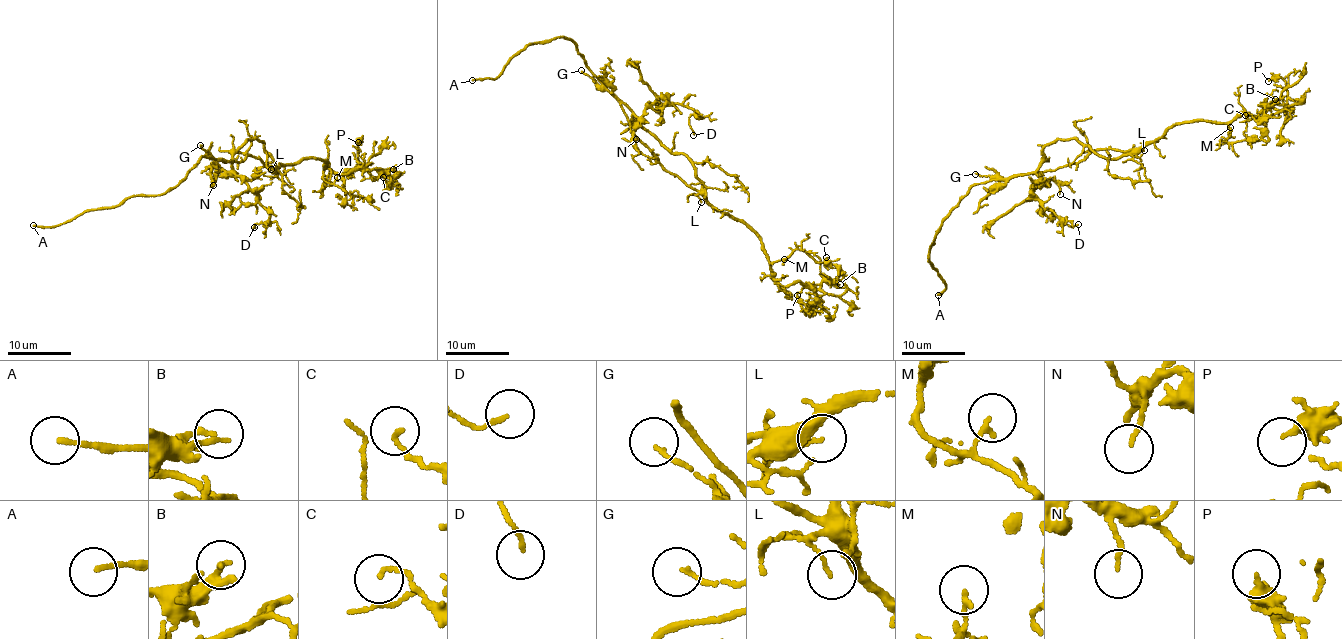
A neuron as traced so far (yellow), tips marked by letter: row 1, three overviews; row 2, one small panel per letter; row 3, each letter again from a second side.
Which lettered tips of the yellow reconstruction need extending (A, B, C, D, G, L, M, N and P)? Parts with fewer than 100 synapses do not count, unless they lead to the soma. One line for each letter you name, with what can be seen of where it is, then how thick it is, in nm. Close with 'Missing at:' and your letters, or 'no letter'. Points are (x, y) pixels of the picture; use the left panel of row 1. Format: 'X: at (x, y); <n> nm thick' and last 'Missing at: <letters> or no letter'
A: at (33, 225); 140 nm thick
Missing at: A

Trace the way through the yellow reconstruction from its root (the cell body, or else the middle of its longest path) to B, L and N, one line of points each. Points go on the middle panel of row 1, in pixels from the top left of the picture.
B: (655, 156), (713, 208), (746, 223), (777, 282), (840, 284)
L: (655, 156), (668, 171), (696, 189), (701, 202)
N: (655, 156), (634, 135), (622, 108), (624, 104), (638, 118), (633, 138), (636, 139)

